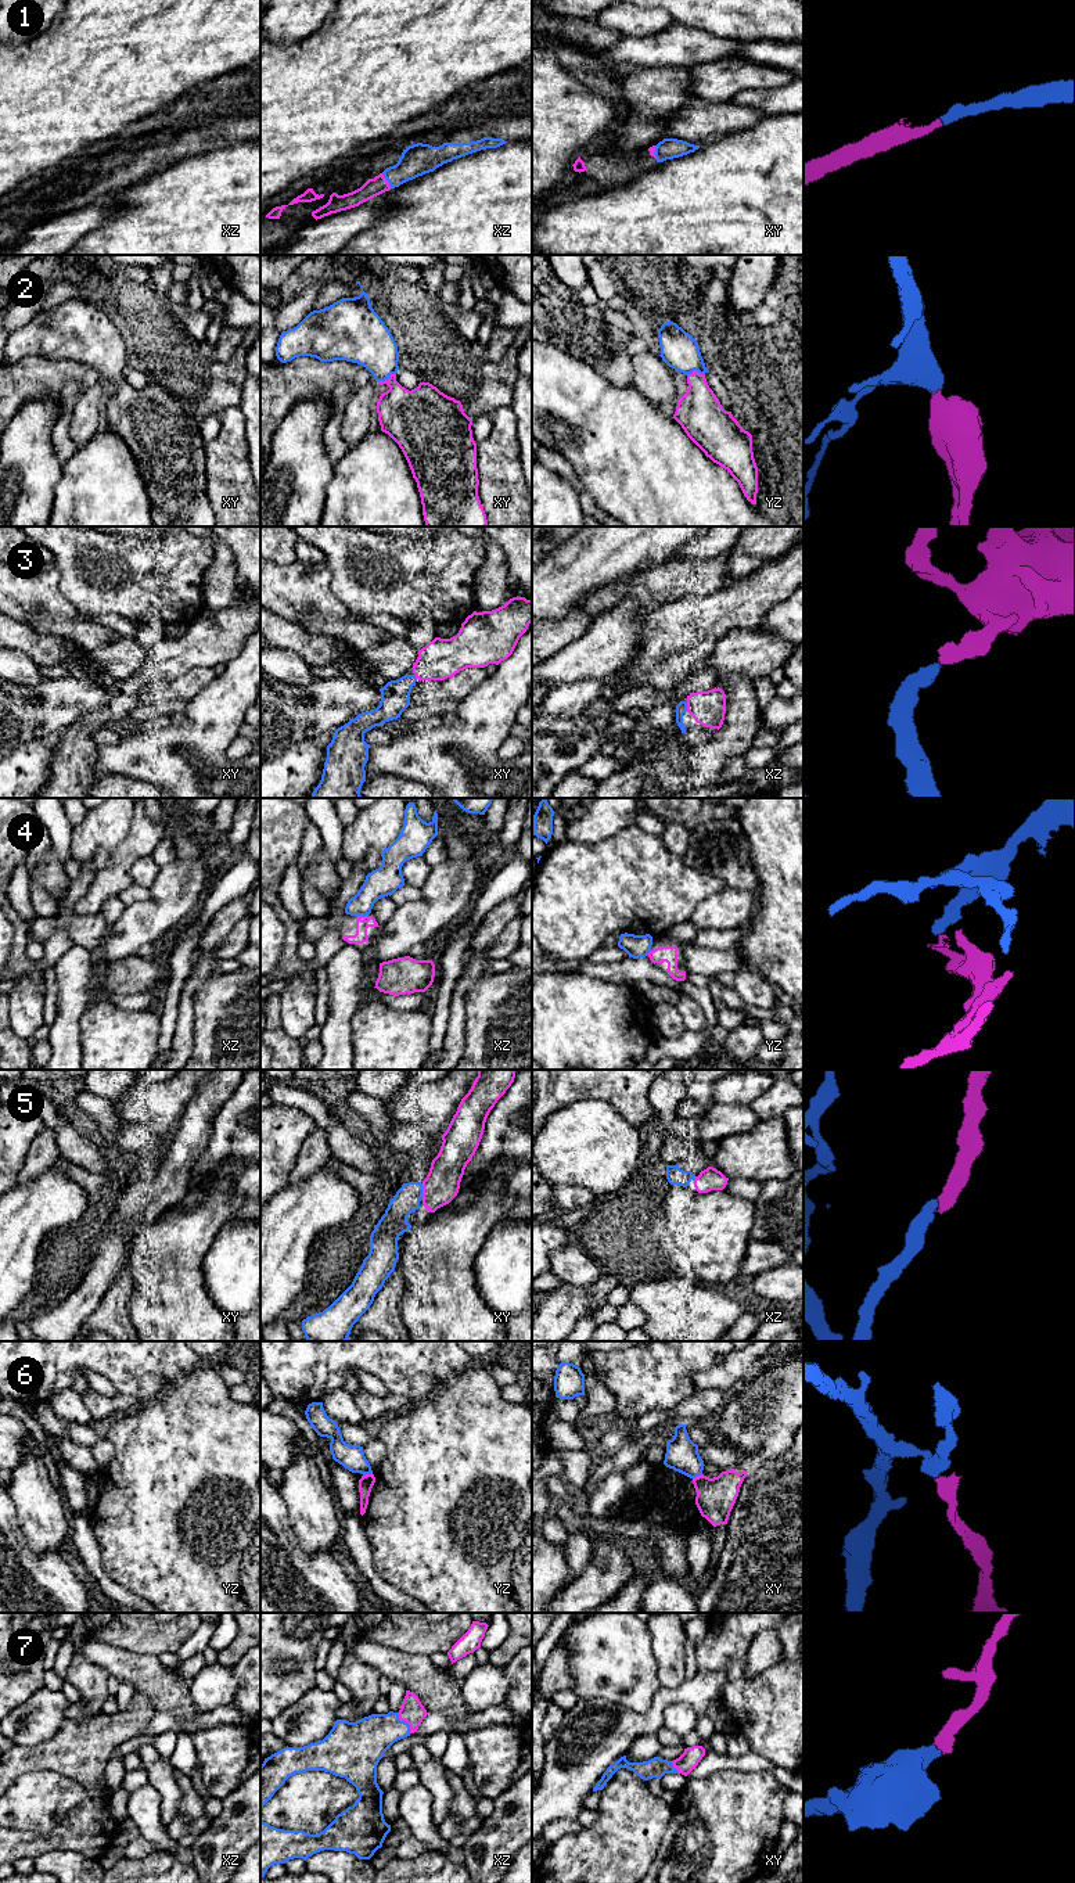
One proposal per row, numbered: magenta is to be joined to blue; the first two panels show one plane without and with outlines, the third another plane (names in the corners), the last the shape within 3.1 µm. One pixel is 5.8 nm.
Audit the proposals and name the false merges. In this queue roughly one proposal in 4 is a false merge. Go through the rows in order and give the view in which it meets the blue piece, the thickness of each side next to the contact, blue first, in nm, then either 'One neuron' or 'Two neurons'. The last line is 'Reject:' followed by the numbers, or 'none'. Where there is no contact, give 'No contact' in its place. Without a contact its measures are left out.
1: Touches blue in xz. Thickness 190 nm (blue) against 110 nm. One neuron
2: Touches blue in xy. Thickness 280 nm (blue) against 300 nm. One neuron
3: Touches blue in xz. Thickness 60 nm (blue) against 200 nm. One neuron
4: Touches blue in xz. Thickness 170 nm (blue) against 70 nm. Two neurons
5: Touches blue in xy. Thickness 160 nm (blue) against 200 nm. One neuron
6: Touches blue in yz. Thickness 140 nm (blue) against 90 nm. Two neurons
7: Touches blue in xz. Thickness 260 nm (blue) against 140 nm. One neuron
Reject: 4, 6

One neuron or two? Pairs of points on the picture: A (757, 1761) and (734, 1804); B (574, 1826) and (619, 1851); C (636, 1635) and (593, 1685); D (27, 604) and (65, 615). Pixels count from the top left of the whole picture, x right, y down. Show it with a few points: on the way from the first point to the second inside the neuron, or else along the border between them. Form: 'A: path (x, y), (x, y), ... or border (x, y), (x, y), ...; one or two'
A: border (719, 1771), (769, 1771), (783, 1783); two
B: border (581, 1826), (575, 1832), (563, 1835), (552, 1846); two
C: path (624, 1648), (599, 1673); one
D: path (36, 604), (56, 615); one

